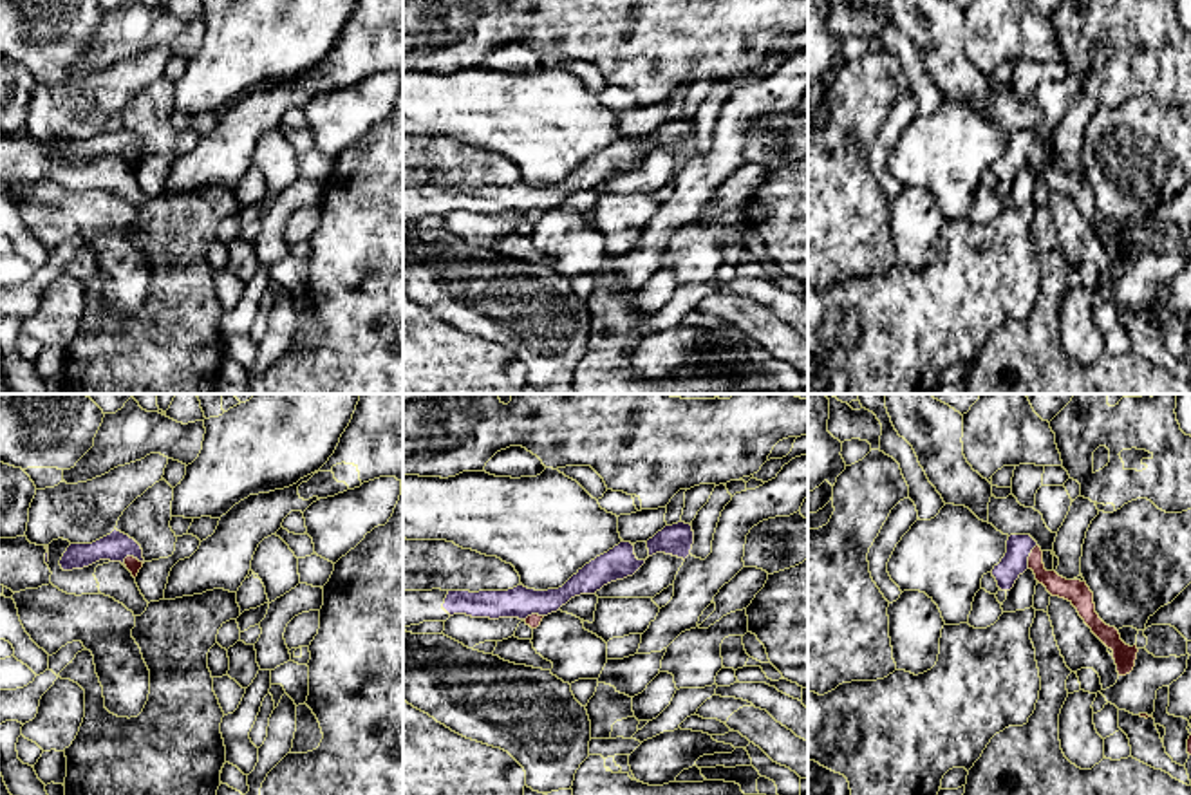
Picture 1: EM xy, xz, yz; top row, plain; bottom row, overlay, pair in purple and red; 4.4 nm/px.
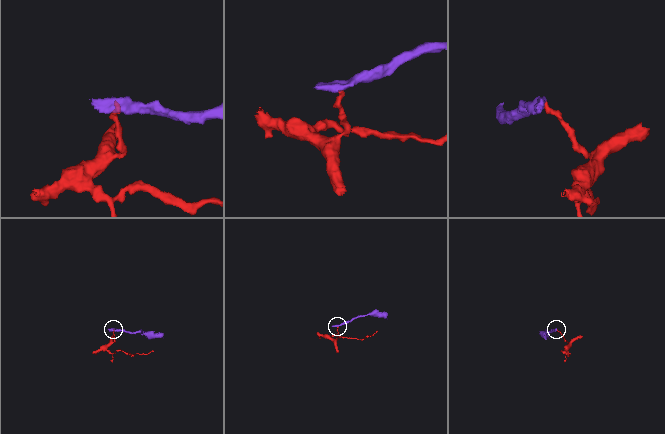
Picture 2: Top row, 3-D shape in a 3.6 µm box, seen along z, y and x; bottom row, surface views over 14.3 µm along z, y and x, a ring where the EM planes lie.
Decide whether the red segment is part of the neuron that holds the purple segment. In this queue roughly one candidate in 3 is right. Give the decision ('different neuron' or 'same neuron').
different neuron

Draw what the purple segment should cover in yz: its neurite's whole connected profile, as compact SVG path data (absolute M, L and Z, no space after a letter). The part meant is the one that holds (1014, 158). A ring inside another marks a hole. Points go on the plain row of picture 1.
M1010 130L1007 148L990 166L1001 186L1010 186L1016 175L1028 164L1028 152L1037 137L1030 130Z

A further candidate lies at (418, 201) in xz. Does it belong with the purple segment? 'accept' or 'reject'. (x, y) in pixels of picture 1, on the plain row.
accept

